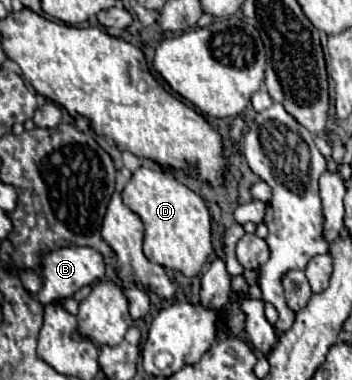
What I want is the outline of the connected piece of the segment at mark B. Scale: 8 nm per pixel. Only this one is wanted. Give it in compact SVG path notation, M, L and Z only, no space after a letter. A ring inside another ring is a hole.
M62 247L42 255L42 289L38 301L42 305L64 301L84 285L94 285L104 277L104 257L92 247Z

